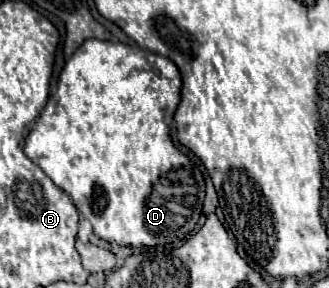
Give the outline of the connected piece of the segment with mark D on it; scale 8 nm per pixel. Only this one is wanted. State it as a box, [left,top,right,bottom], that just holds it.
[25,39,205,247]

